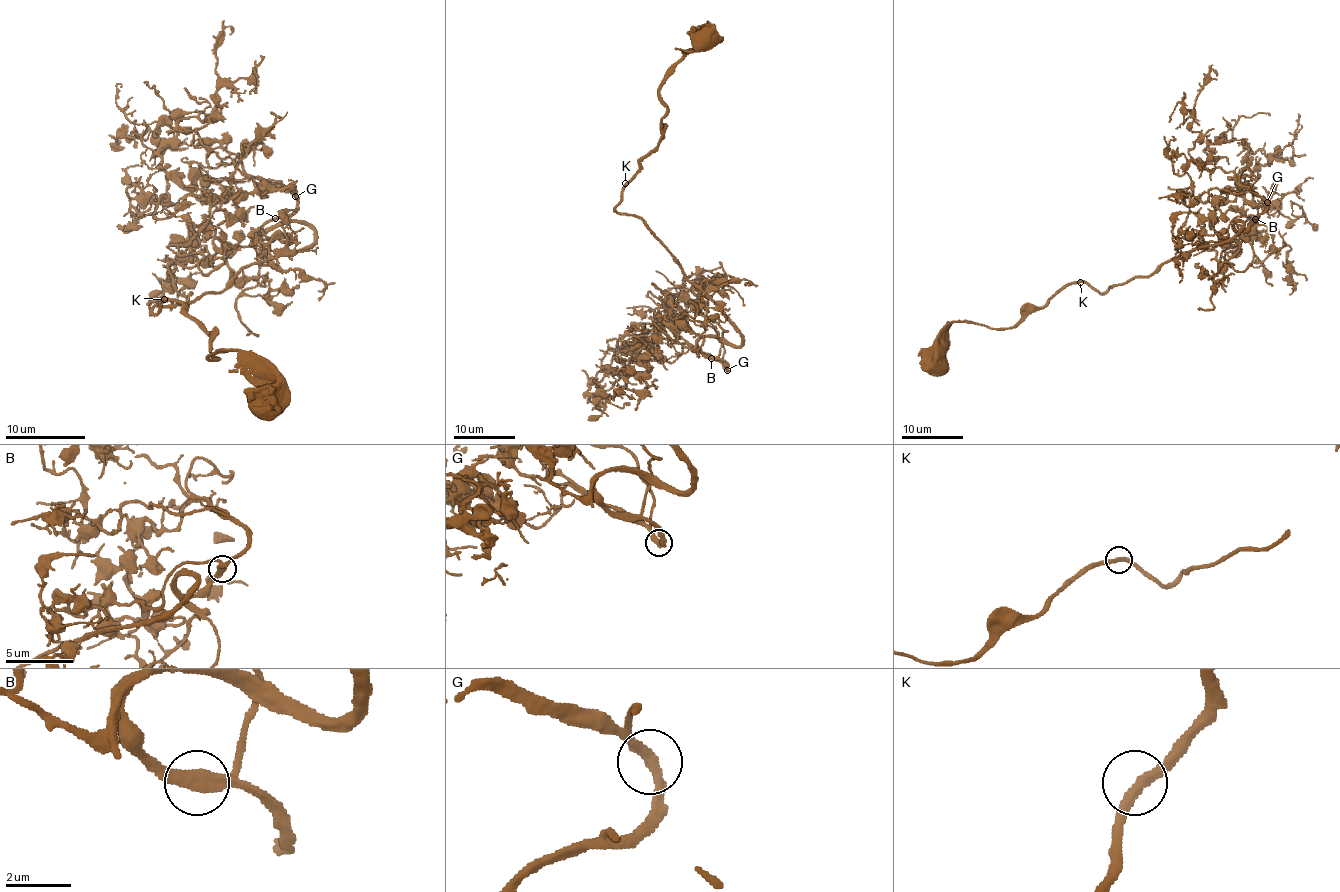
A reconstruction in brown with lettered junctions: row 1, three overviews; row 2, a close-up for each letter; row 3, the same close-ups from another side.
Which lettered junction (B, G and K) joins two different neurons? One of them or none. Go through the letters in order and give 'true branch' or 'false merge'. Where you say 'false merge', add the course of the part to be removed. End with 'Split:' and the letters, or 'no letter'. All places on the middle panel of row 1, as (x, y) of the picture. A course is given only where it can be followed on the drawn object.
B: true branch
G: true branch
K: true branch
Split: no letter

